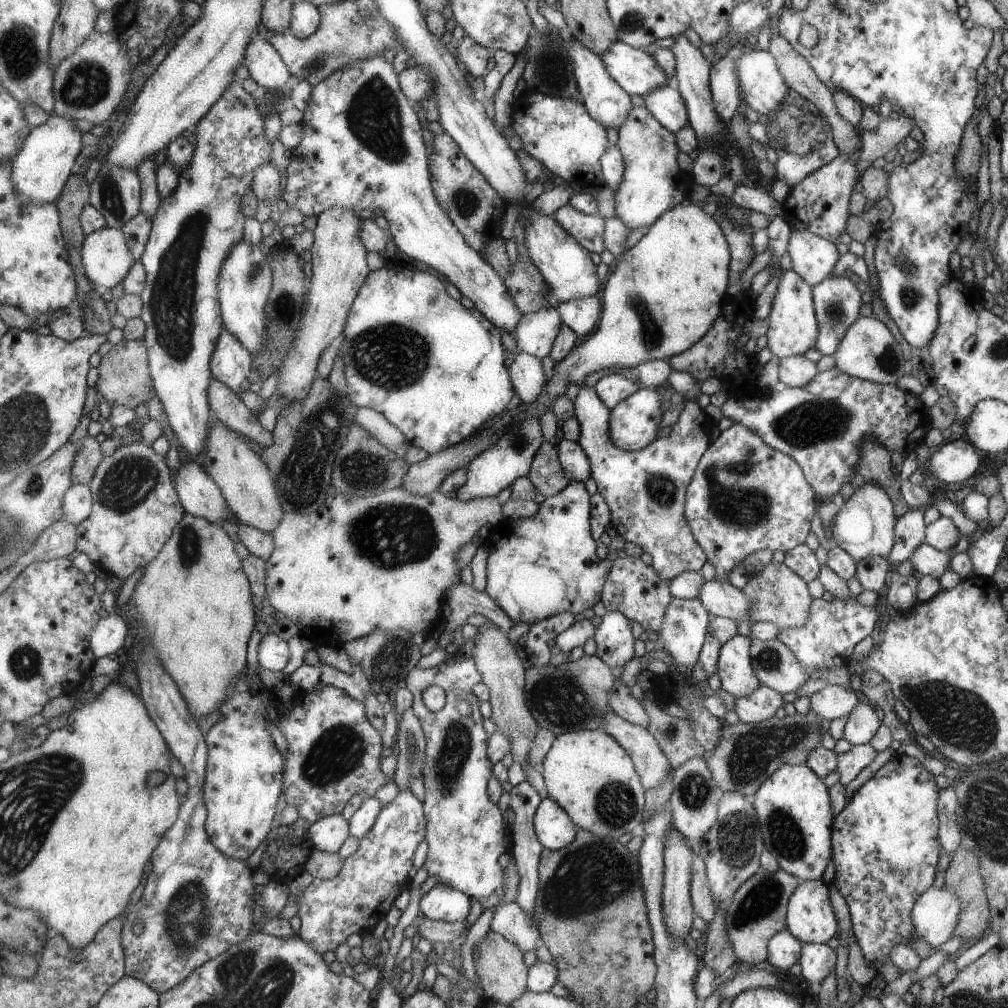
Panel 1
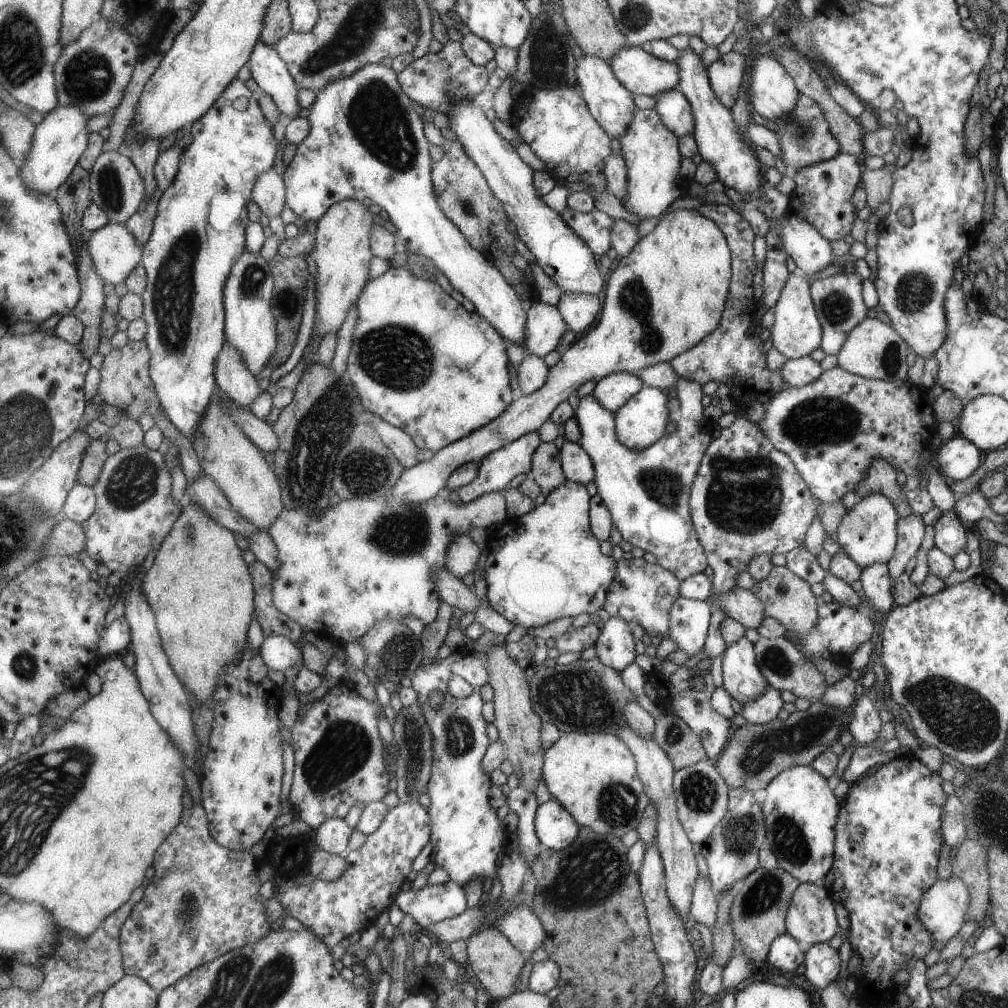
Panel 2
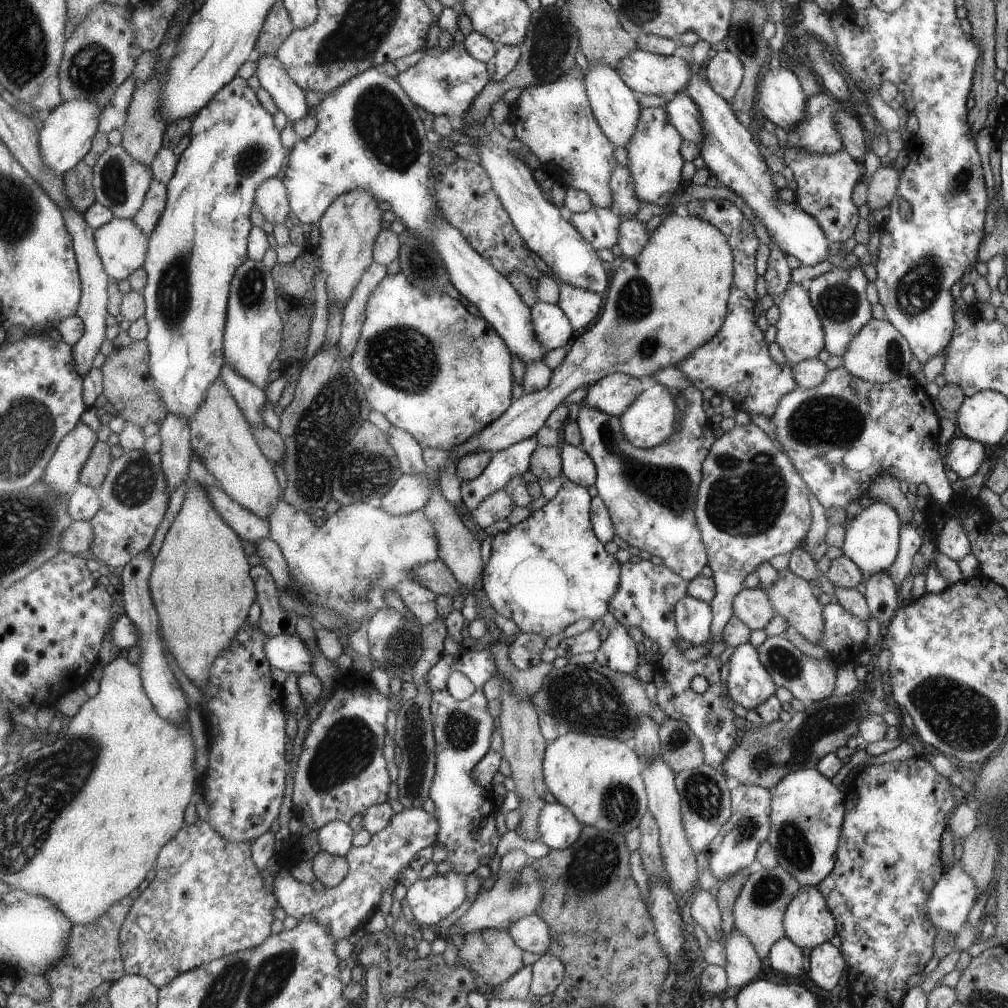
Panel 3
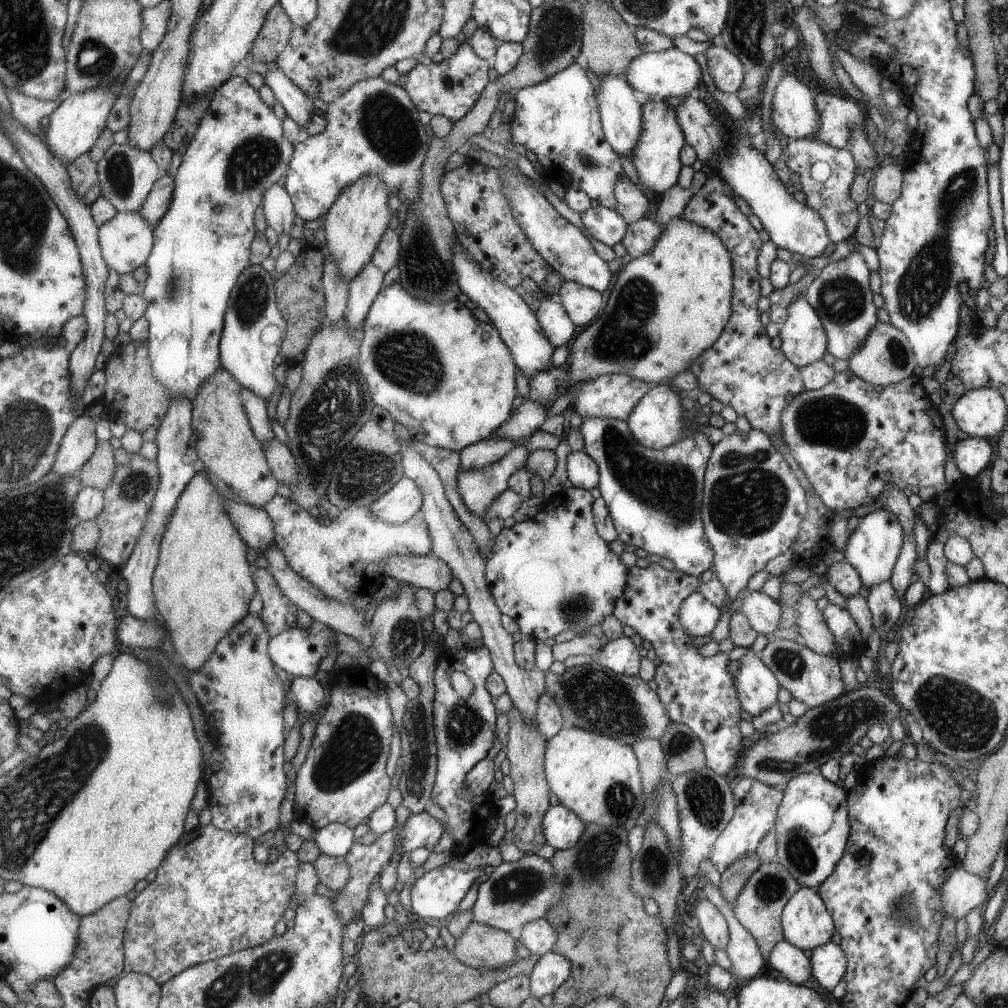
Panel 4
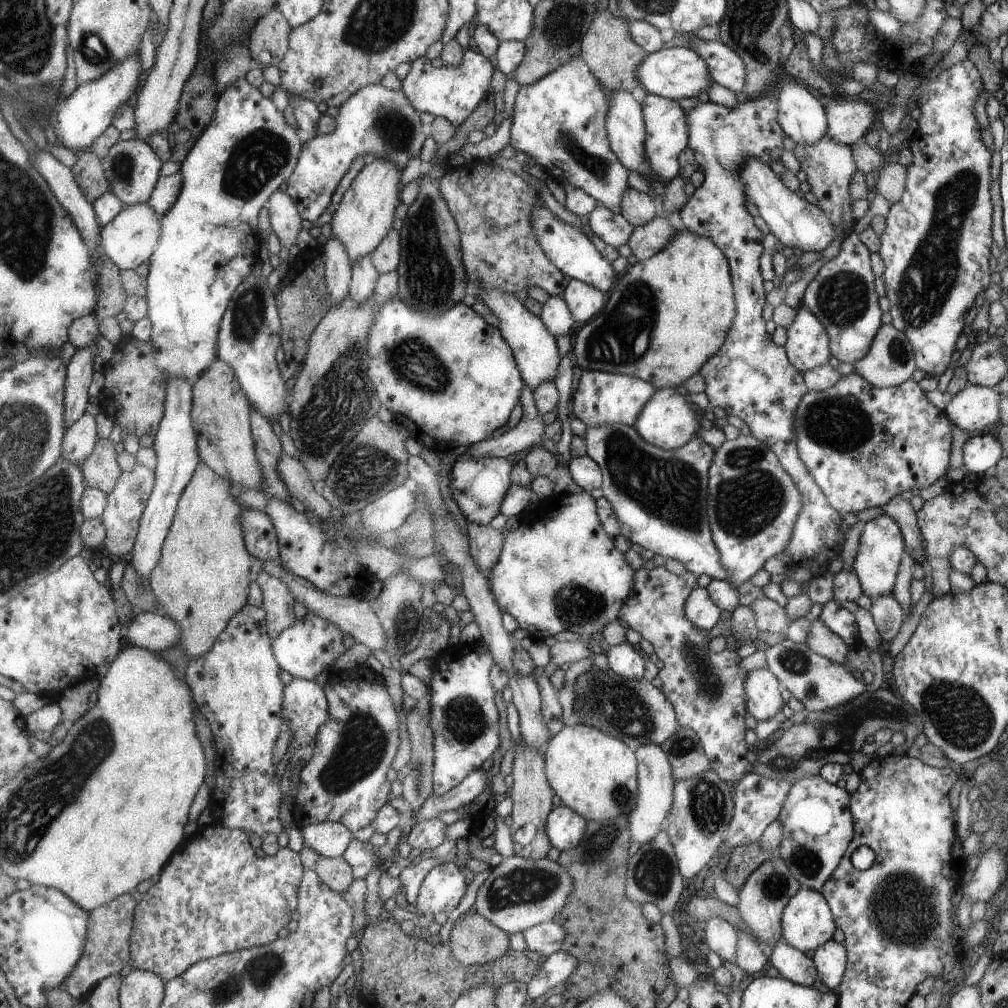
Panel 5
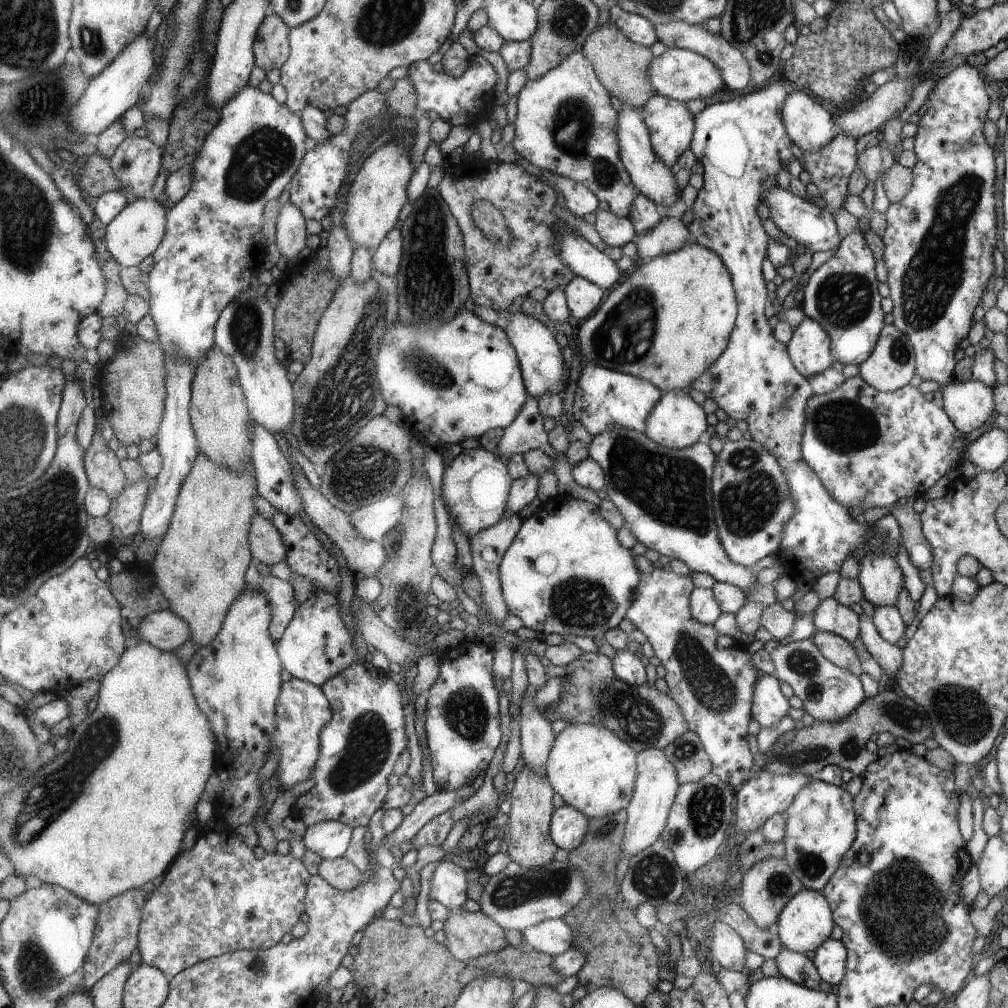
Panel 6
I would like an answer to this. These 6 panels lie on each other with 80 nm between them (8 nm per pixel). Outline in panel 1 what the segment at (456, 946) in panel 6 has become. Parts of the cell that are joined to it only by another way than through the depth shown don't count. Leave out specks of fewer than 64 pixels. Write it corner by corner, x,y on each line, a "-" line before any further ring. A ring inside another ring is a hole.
491,930
486,936
479,938
474,944
472,952
477,953
473,959
474,970
478,977
480,988
485,999
494,1003
508,1005
512,1000
521,997
526,988
526,974
529,968
523,962
523,952
514,943
510,943
505,937

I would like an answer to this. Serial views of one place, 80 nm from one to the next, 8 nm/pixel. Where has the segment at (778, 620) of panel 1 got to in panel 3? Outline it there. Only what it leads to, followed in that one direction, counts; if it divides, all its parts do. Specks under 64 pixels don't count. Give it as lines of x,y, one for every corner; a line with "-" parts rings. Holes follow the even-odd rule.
787,568
765,590
775,615
781,615
806,641
817,646
822,637
822,605
811,594
806,580
795,576

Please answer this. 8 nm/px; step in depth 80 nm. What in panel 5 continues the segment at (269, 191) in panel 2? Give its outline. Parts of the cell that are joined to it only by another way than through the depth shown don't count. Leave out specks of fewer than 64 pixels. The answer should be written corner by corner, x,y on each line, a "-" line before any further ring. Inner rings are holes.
279,189
271,193
267,205
271,215
272,231
277,236
280,246
288,249
295,244
295,237
299,232
302,218
291,199

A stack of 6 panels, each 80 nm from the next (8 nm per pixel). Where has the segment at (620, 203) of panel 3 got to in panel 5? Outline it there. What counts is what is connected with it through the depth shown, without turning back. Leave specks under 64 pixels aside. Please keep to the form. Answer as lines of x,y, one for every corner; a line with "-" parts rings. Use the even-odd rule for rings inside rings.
628,186
626,193
622,194
620,214
632,227
640,227
658,215
658,202

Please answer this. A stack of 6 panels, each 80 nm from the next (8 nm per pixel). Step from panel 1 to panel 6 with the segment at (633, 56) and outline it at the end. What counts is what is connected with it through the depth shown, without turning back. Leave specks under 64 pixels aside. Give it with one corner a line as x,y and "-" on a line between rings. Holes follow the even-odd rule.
667,48
665,52
652,59
648,67
648,79
655,92
681,102
707,98
725,89
720,70
707,57
687,49

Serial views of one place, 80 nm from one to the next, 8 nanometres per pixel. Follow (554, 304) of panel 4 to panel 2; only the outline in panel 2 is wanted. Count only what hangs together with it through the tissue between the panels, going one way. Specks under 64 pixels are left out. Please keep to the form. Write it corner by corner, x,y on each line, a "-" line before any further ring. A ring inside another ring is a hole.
533,299
527,308
524,327
522,344
525,353
543,358
547,352
556,348
567,329
567,323
560,317
556,306

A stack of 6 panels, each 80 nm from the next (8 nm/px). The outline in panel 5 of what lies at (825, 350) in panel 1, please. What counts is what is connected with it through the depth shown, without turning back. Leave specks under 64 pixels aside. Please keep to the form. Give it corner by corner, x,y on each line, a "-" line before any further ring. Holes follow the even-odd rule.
853,230
846,232
840,251
811,277
804,290
803,306
811,311
829,335
830,355
839,362
858,361
870,349
871,341
881,328
881,310
877,308
877,294
873,290
873,272
869,254
862,240

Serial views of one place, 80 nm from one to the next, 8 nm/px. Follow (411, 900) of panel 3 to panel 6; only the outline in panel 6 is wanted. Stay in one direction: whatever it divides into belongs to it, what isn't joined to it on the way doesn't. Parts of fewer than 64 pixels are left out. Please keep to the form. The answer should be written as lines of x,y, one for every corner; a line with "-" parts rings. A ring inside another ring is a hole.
451,860
439,862
431,878
428,902
436,900
448,911
459,908
467,899
465,871

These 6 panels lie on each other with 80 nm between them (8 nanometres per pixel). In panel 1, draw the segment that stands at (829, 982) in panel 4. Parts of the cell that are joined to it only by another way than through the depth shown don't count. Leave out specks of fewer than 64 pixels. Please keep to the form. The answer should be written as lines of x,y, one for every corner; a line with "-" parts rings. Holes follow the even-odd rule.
802,943
798,963
801,976
816,988
834,970
835,951
825,943

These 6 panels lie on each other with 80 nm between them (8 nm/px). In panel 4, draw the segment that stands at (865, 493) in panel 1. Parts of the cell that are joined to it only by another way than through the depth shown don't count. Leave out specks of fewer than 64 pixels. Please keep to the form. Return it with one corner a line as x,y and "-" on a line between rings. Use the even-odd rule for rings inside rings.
874,510
860,518
858,527
849,535
842,551
847,561
857,571
860,581
869,590
883,581
889,581
892,570
898,560
899,548
902,548
903,533
898,518
884,510

